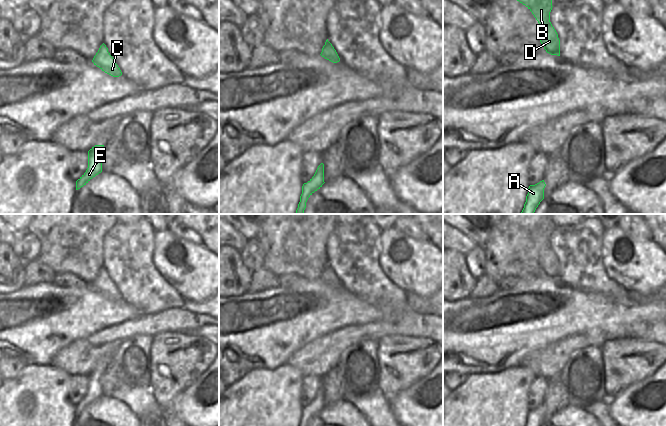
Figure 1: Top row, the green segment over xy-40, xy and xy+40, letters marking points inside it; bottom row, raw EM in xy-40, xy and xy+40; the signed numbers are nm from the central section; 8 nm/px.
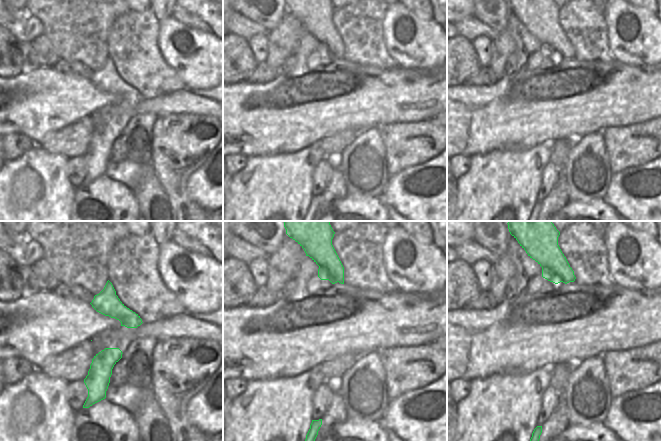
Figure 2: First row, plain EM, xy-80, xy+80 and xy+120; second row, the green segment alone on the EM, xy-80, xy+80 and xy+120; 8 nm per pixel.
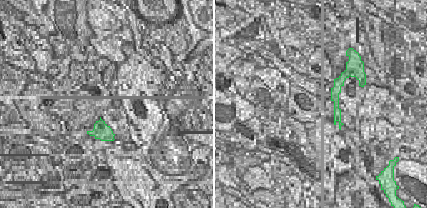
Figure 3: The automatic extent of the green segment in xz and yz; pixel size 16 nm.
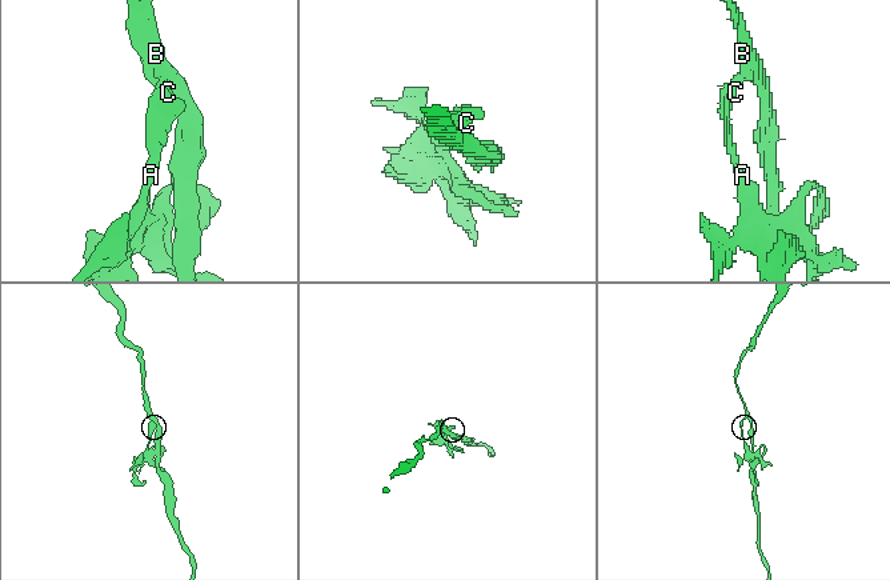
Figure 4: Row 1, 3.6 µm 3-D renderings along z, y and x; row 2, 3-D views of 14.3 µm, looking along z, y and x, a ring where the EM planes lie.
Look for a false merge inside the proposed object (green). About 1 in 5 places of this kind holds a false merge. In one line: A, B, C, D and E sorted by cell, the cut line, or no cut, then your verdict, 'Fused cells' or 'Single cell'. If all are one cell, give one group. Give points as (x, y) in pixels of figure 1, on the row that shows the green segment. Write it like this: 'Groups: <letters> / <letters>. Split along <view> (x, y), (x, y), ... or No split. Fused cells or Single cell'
Groups: A C E / B D. Split along xy+40 (559, 50), (546, 51). Fused cells

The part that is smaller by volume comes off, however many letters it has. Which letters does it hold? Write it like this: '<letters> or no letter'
A, C, E

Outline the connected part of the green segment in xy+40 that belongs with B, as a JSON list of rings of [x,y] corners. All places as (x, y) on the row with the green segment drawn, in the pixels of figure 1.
[[[517,0],[525,5],[540,24],[538,38],[544,49],[560,51],[558,34],[550,22],[552,0]]]

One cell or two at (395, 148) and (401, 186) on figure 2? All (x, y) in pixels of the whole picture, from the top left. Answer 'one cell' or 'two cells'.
two cells

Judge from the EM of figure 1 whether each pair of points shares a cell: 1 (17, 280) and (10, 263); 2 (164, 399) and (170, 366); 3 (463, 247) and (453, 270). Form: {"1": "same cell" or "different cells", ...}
{"1": "same cell", "2": "same cell", "3": "different cells"}

